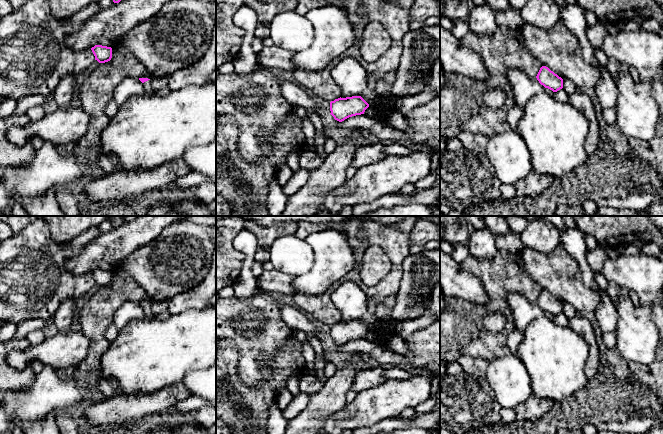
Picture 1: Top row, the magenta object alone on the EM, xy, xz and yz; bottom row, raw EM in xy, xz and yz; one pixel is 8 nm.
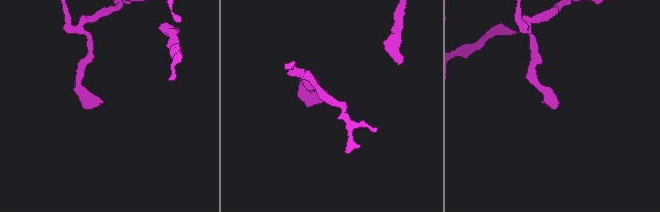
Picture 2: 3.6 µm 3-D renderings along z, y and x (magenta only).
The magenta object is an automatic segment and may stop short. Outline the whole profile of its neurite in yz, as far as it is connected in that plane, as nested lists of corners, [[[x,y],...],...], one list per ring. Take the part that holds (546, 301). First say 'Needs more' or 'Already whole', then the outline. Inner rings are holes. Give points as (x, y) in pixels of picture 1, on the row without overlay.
Already whole. [[[546,290],[540,292],[536,302],[541,309],[553,316],[563,312],[563,303]]]

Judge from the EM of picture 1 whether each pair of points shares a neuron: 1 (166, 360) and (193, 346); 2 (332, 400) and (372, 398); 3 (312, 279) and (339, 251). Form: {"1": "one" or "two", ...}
{"1": "one", "2": "two", "3": "one"}

